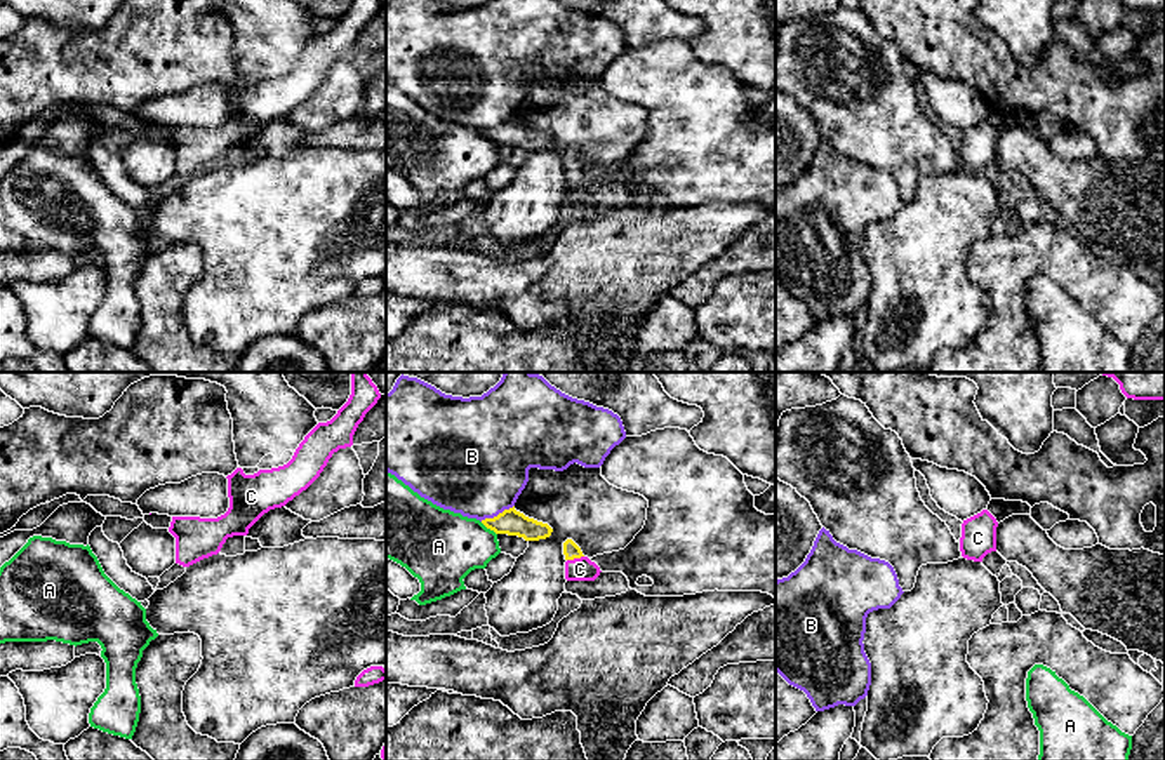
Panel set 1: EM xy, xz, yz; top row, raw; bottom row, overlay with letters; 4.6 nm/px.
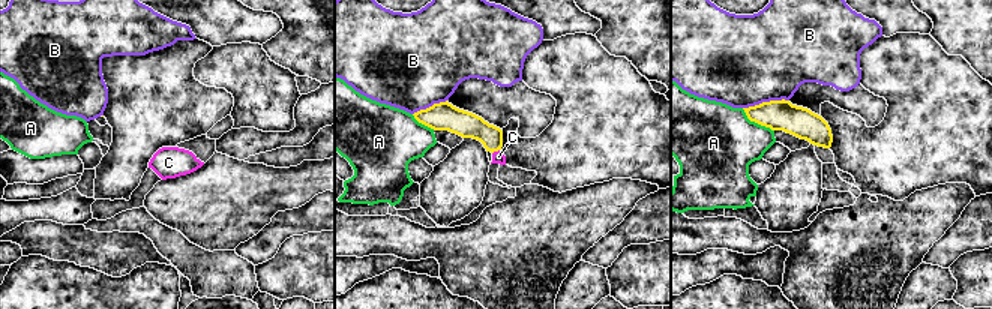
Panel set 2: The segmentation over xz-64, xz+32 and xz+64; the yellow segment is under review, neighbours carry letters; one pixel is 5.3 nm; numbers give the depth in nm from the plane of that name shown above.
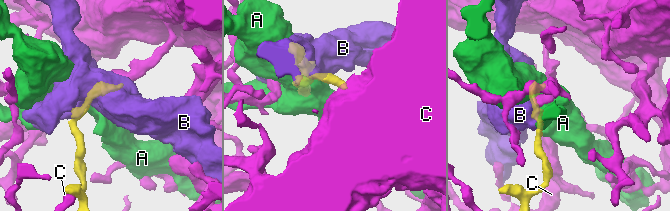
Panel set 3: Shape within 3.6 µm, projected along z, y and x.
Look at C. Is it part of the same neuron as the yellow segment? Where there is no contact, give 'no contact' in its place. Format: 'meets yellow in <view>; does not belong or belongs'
meets yellow in xz; belongs

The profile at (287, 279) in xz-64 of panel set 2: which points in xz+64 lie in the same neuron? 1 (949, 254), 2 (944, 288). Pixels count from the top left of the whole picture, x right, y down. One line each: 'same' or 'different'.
1: different
2: different

